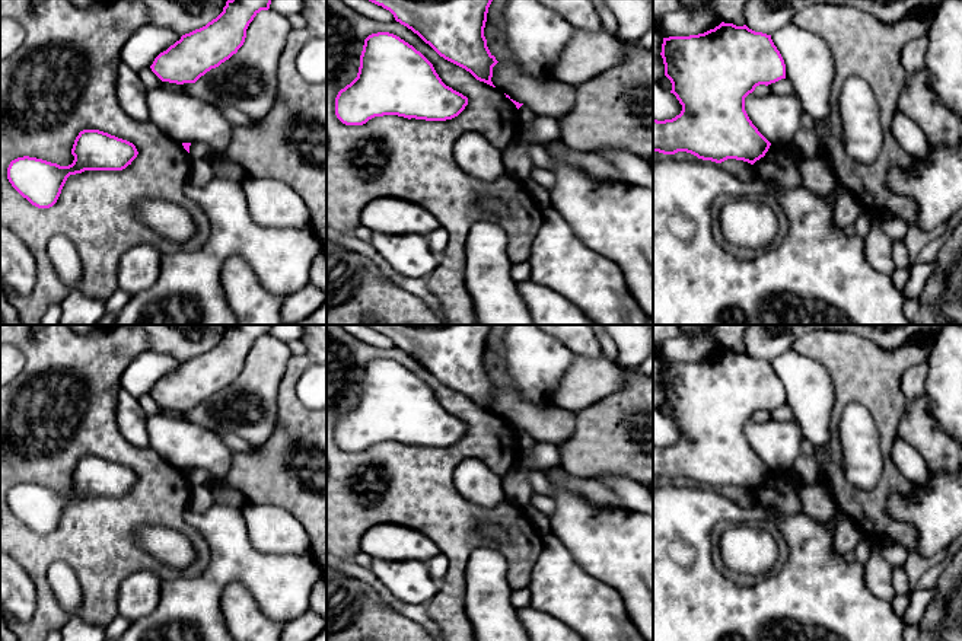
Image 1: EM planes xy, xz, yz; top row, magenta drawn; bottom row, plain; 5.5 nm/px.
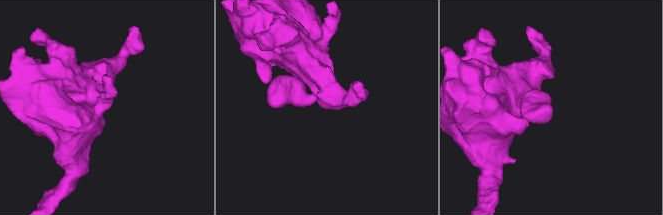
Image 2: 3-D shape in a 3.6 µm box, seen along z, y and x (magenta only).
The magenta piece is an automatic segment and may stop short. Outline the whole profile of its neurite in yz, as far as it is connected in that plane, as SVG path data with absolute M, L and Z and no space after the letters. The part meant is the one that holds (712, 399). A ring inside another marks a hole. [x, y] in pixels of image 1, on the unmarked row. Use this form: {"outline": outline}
{"outline": "M722 348L704 360L663 364L660 382L672 409L670 420L682 437L672 446L653 446L653 478L687 478L716 489L736 485L751 491L765 482L771 469L749 446L745 424L759 411L786 405L786 390L771 361Z"}

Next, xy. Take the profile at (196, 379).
{"outline": "M230 325L223 338L206 353L181 363L160 379L152 398L176 411L195 409L211 395L229 386L243 371L246 355L261 337L268 337L271 325Z"}

